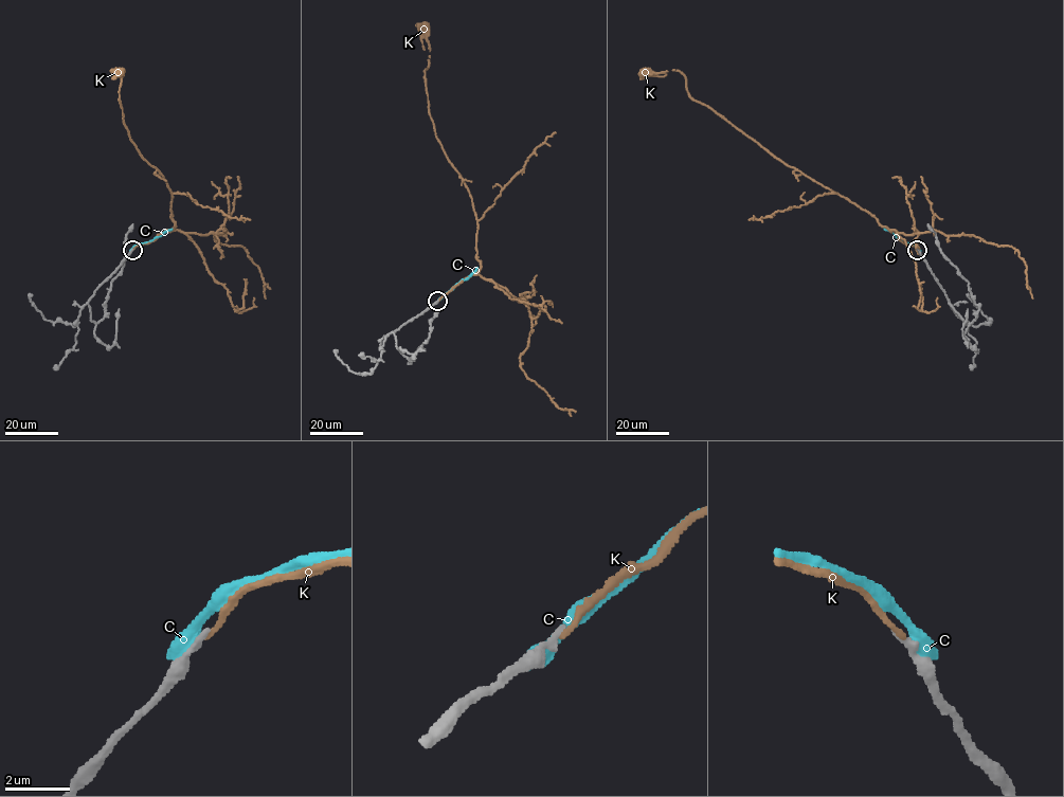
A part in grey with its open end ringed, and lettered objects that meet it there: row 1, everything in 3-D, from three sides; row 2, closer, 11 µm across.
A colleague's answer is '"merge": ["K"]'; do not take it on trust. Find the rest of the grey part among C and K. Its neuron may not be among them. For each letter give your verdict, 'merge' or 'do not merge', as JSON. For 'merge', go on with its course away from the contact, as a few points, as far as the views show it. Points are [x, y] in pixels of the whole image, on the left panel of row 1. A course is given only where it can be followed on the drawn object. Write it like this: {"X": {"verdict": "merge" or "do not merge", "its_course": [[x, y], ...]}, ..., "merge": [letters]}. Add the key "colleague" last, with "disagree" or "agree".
{"C": {"verdict": "do not merge"}, "K": {"verdict": "merge", "its_course": [[132, 250], [172, 230], [175, 222], [166, 182], [140, 155], [124, 125], [119, 96], [124, 70], [119, 73]]}, "merge": ["K"], "colleague": "agree"}

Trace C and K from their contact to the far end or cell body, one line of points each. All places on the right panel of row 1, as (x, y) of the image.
C: (919, 251), (884, 229)
K: (918, 250), (882, 227), (868, 212), (771, 155), (693, 101), (680, 71), (645, 73)

